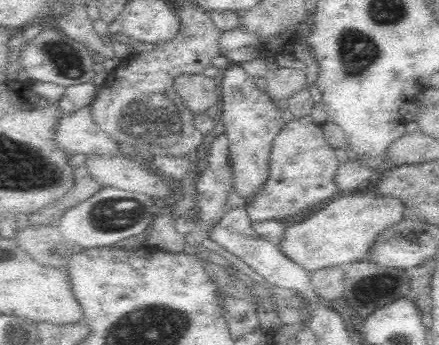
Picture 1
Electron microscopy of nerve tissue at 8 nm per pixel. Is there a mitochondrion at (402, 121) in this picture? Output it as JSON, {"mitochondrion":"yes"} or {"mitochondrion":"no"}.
{"mitochondrion":"no"}

